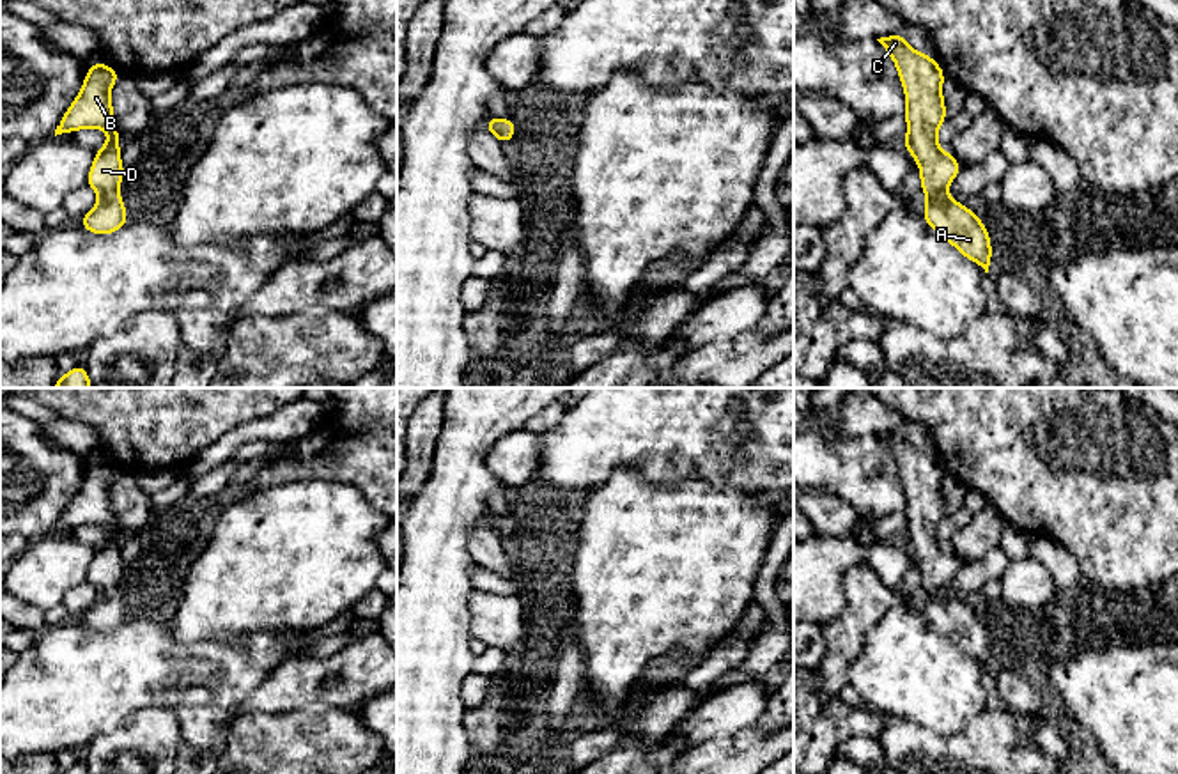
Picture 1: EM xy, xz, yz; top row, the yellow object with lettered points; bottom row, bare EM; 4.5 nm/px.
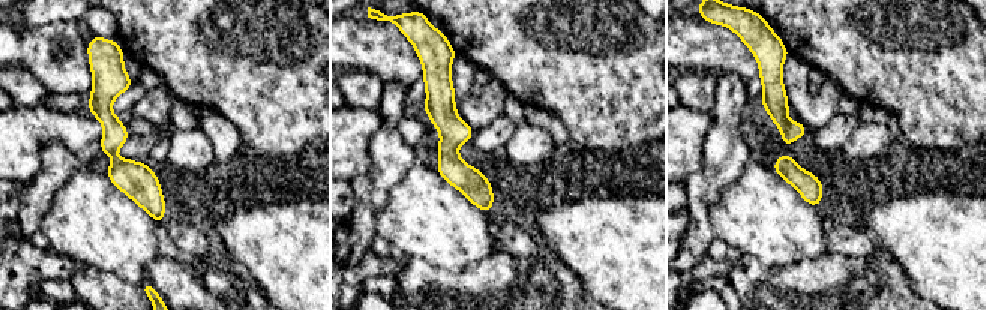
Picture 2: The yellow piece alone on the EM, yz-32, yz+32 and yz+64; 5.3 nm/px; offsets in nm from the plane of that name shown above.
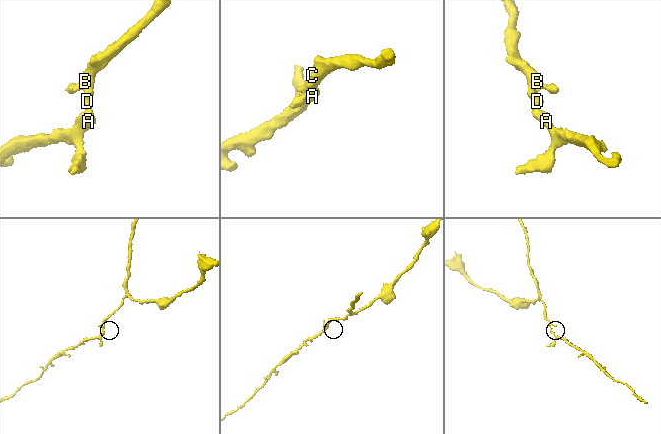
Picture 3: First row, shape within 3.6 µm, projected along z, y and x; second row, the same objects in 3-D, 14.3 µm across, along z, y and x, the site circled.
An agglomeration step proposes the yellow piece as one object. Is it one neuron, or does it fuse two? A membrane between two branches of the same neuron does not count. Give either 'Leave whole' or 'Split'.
Leave whole

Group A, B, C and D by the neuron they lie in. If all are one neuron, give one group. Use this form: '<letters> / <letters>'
A B C D

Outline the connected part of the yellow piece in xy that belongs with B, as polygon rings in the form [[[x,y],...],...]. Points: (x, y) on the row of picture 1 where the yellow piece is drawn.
[[[92,64],[80,94],[55,129],[55,136],[81,128],[101,128],[108,133],[108,142],[96,152],[87,177],[87,184],[99,193],[97,204],[78,220],[92,234],[112,234],[128,223],[126,207],[117,191],[124,166],[119,156],[120,142],[110,101],[110,89],[119,78],[120,74],[106,64]]]

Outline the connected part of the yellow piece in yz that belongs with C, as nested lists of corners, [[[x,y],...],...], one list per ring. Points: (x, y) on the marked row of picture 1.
[[[900,32],[877,41],[895,60],[903,83],[909,128],[903,147],[918,161],[921,191],[928,197],[921,214],[941,237],[988,273],[992,248],[985,223],[946,193],[948,184],[962,170],[958,159],[942,151],[935,140],[946,120],[941,92],[946,74],[935,58],[912,50]]]

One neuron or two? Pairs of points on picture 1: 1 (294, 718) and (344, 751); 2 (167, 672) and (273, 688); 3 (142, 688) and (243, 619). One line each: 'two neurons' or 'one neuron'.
1: one neuron
2: two neurons
3: two neurons

